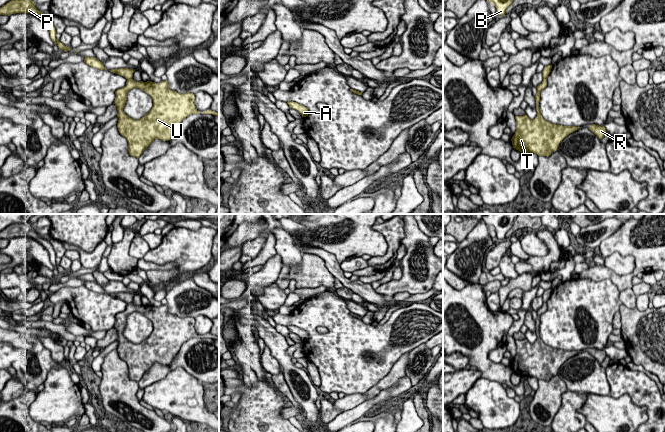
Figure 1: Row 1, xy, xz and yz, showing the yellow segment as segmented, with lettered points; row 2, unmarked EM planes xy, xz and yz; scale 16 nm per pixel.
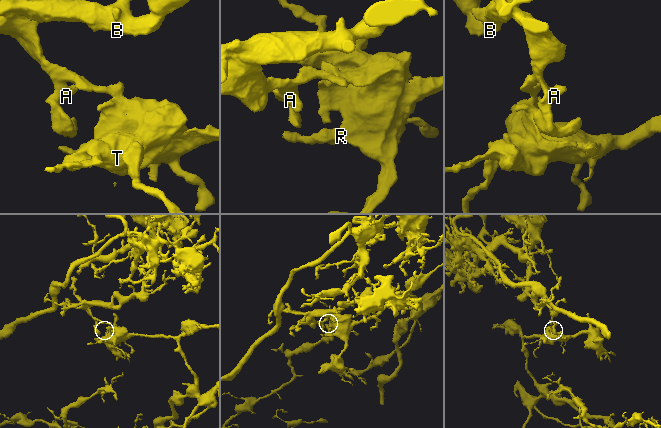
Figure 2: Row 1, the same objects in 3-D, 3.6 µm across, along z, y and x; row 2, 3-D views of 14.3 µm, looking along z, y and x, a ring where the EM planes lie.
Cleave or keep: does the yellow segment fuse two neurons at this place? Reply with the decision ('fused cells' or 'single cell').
fused cells

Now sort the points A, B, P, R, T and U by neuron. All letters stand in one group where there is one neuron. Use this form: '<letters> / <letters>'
A B P / R T U

